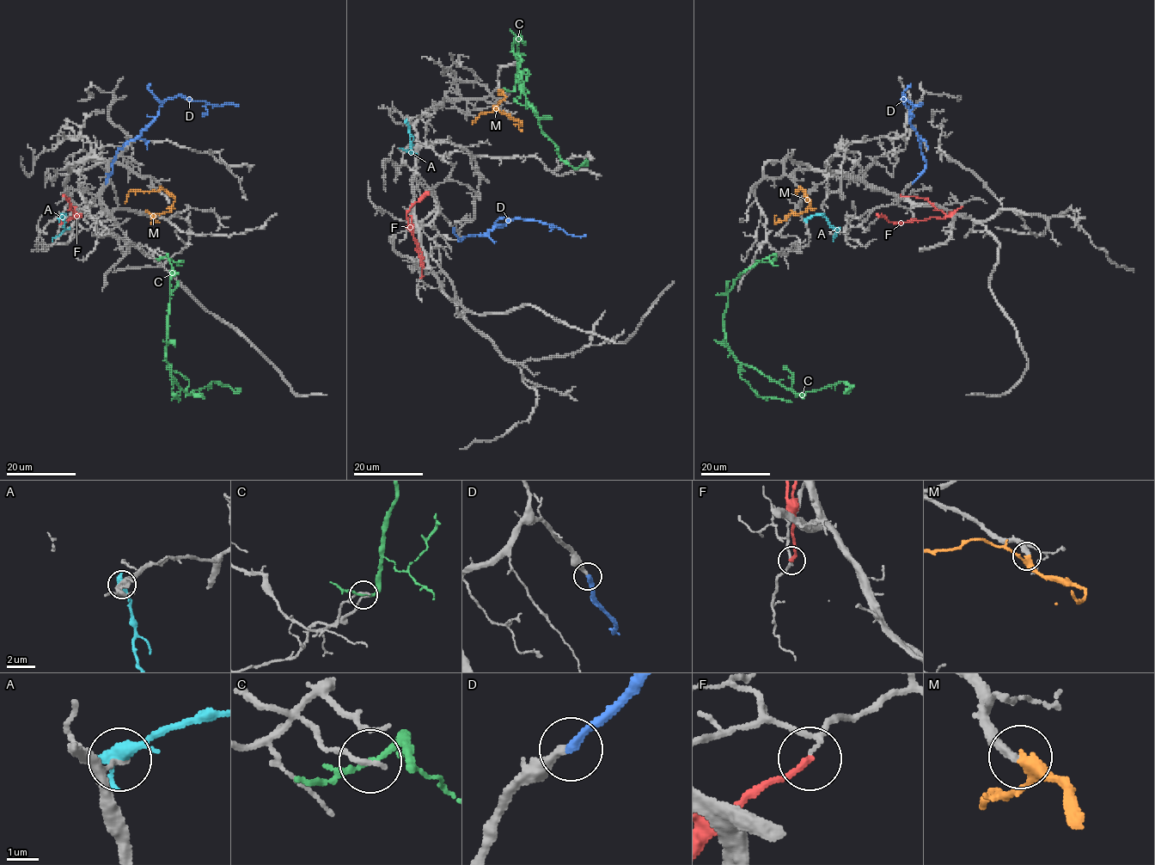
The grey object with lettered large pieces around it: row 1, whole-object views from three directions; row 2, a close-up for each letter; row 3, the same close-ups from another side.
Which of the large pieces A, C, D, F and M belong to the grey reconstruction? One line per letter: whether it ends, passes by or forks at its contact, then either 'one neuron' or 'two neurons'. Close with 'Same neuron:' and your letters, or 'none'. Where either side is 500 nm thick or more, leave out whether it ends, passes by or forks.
A: it passes by | two neurons
C: it passes by | two neurons
D: it ends | one neuron
F: it ends | two neurons
M: it passes by | one neuron
Same neuron: D, M

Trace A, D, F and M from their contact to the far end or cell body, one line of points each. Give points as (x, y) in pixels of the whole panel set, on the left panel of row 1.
A: (59, 219), (62, 215), (64, 230), (52, 242)
D: (105, 183), (117, 151), (129, 140), (138, 137), (168, 99), (181, 95), (216, 106), (228, 103), (239, 106)
F: (74, 206), (75, 218), (59, 223), (82, 217)
M: (161, 186), (174, 197), (174, 205), (169, 211), (151, 214), (157, 221), (154, 222), (155, 215)

